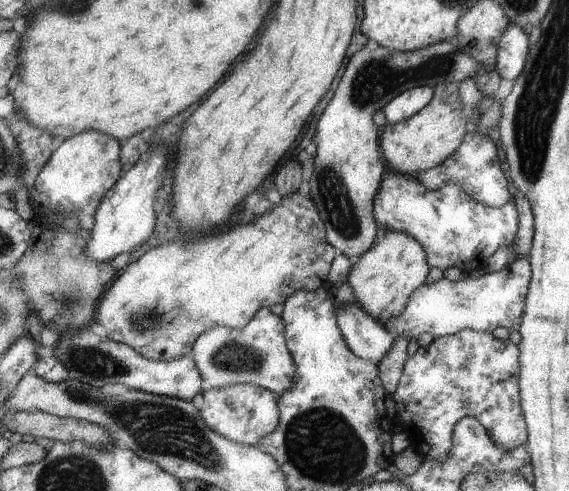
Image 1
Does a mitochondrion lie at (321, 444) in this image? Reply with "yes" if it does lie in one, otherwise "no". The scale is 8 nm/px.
yes

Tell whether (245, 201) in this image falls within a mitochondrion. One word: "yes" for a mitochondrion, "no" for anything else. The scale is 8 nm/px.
no

